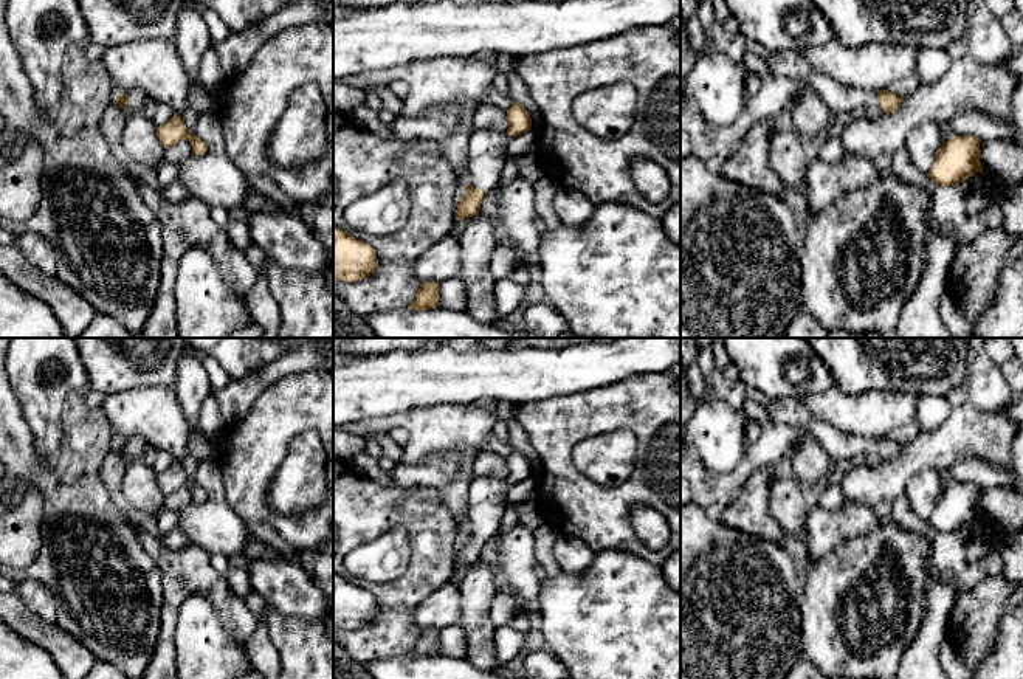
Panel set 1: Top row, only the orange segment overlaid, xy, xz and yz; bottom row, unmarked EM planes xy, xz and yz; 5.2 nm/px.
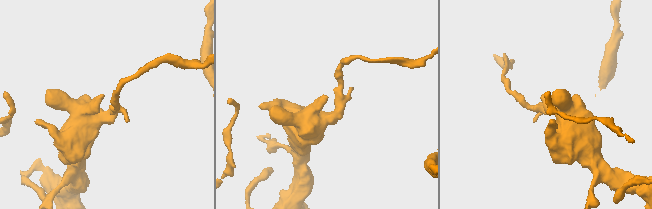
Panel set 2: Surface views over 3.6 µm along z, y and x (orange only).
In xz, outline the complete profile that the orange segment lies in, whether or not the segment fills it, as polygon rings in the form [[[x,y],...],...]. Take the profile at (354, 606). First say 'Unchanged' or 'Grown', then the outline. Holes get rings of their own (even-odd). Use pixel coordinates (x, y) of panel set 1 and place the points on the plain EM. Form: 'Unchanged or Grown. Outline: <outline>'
Unchanged. Outline: [[[333,572],[333,626],[356,629],[377,619],[375,597]]]

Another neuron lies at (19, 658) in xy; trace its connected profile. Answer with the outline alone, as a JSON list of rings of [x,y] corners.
[[[0,619],[0,679],[64,679],[53,657]]]

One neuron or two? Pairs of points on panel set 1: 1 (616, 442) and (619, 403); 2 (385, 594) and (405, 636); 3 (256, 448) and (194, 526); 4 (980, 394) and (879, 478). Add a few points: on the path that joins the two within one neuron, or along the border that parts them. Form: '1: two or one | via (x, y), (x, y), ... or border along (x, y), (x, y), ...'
1: two | border along (582, 441), (628, 430), (636, 439), (634, 464)
2: one | via (394, 605), (394, 625)
3: two | border along (214, 453), (219, 462), (223, 498), (244, 520)
4: two | border along (967, 402), (980, 411), (1000, 411), (1005, 408)

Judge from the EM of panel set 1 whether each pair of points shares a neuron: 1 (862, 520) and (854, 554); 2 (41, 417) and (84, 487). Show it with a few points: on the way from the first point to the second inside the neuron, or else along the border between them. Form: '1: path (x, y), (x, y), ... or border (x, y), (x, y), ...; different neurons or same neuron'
1: border (879, 523), (868, 534), (853, 535), (826, 552); different neurons
2: border (28, 428), (34, 454), (45, 464), (56, 464); different neurons

